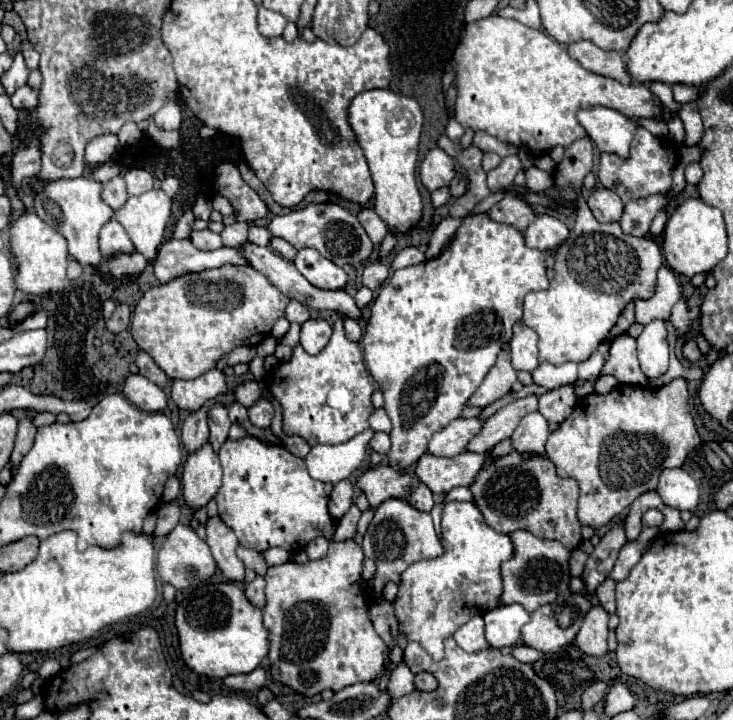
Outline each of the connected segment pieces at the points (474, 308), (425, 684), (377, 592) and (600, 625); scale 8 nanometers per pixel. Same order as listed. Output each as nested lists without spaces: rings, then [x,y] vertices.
[[[485,212],[465,216],[451,244],[437,258],[395,270],[381,286],[365,328],[363,352],[367,370],[379,384],[385,410],[393,422],[389,450],[389,464],[393,468],[405,470],[415,464],[425,454],[431,436],[461,416],[465,402],[479,388],[501,348],[511,340],[511,328],[523,316],[525,294],[549,286],[545,272],[545,254],[527,248],[523,234],[515,226],[493,222]]]
[[[427,672],[417,674],[415,684],[417,684],[419,690],[435,690],[435,688],[437,688],[437,680],[435,680],[435,676],[431,676],[431,674],[427,674]]]
[[[385,500],[377,506],[377,512],[365,532],[363,538],[363,552],[369,560],[375,562],[377,570],[373,580],[367,584],[369,594],[373,598],[381,598],[381,592],[387,582],[399,584],[399,576],[405,568],[409,568],[413,562],[421,558],[437,558],[443,554],[443,546],[437,538],[437,532],[433,528],[431,514],[415,510],[405,500]]]
[[[593,606],[587,616],[585,622],[575,638],[575,644],[591,656],[603,656],[607,654],[607,636],[609,636],[609,614],[601,608],[601,606]]]

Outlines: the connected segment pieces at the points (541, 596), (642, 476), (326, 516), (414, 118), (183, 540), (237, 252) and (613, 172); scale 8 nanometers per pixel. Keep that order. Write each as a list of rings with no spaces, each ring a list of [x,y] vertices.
[[[517,530],[509,534],[515,544],[515,554],[511,560],[503,562],[503,604],[521,604],[527,612],[535,612],[539,606],[553,602],[561,592],[569,590],[569,558],[571,550],[557,540],[543,540],[527,530]]]
[[[675,378],[661,388],[641,388],[619,384],[609,394],[589,394],[577,400],[573,414],[561,422],[547,440],[547,458],[555,464],[561,478],[575,478],[581,490],[579,522],[583,526],[605,526],[613,516],[625,512],[631,502],[647,490],[657,488],[657,478],[663,468],[683,466],[689,450],[701,444],[693,416],[689,412],[687,380]]]
[[[257,438],[227,440],[219,450],[223,484],[215,494],[221,520],[235,532],[239,544],[265,552],[281,546],[289,552],[305,548],[313,538],[333,538],[335,520],[327,510],[329,496],[325,484],[313,480],[305,462],[279,444]]]
[[[391,90],[359,92],[349,104],[349,124],[363,148],[375,184],[375,212],[395,234],[405,234],[421,218],[423,202],[415,182],[417,146],[423,126],[423,112],[415,98]]]
[[[177,524],[171,534],[165,538],[159,556],[157,556],[157,572],[161,576],[163,582],[175,586],[177,590],[183,588],[191,588],[191,586],[199,586],[203,580],[211,578],[217,572],[215,560],[211,556],[211,550],[207,546],[205,540],[201,540],[193,528],[185,526],[185,524]]]
[[[167,240],[161,244],[157,258],[153,260],[155,276],[159,282],[169,282],[173,278],[179,278],[187,272],[203,272],[209,268],[221,268],[221,266],[241,266],[249,264],[243,256],[241,248],[217,248],[211,252],[197,250],[189,240]]]
[[[639,128],[633,144],[631,144],[631,154],[627,160],[621,160],[615,154],[601,154],[601,164],[599,164],[599,182],[617,192],[623,202],[631,202],[637,198],[645,198],[651,194],[661,194],[671,188],[671,170],[677,162],[677,154],[669,148],[663,146],[661,138],[653,136],[645,128]]]

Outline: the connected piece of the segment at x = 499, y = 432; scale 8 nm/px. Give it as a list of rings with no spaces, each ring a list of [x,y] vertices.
[[[527,396],[521,400],[515,400],[507,406],[503,406],[501,410],[497,410],[493,416],[489,416],[483,422],[483,428],[477,436],[473,436],[467,444],[467,452],[487,452],[491,450],[497,442],[501,442],[503,438],[509,438],[513,434],[513,430],[517,428],[519,420],[537,410],[537,396]]]

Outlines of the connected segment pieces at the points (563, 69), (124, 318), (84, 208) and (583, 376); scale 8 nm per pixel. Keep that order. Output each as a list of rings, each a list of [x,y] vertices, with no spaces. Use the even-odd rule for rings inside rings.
[[[497,14],[465,24],[465,32],[459,38],[459,44],[451,58],[451,70],[455,72],[453,84],[457,88],[455,120],[465,128],[471,128],[475,132],[483,130],[501,142],[507,142],[515,148],[523,148],[533,158],[547,154],[555,146],[567,148],[583,136],[583,128],[577,122],[579,108],[609,106],[627,116],[653,118],[653,106],[661,104],[645,84],[623,86],[617,80],[593,74],[585,70],[575,58],[571,58],[563,44],[559,44],[553,36],[545,34],[543,30],[529,28],[519,20],[501,18]]]
[[[117,304],[113,316],[107,320],[107,330],[113,332],[113,334],[119,334],[119,332],[123,332],[123,330],[129,326],[129,320],[131,320],[131,310],[129,310],[129,306]]]
[[[33,178],[31,186],[35,188],[35,212],[37,216],[51,224],[65,240],[69,258],[77,260],[81,266],[99,266],[101,250],[99,250],[99,230],[107,220],[113,218],[113,210],[101,198],[101,184],[93,178],[75,178],[75,180],[55,180],[41,182]]]
[[[601,344],[601,346],[599,346],[595,352],[593,352],[593,356],[591,356],[589,360],[585,360],[585,362],[578,364],[577,384],[585,382],[587,378],[597,376],[597,374],[601,372],[601,368],[603,368],[603,364],[605,364],[603,354],[605,354],[607,350],[609,350],[609,344]]]

